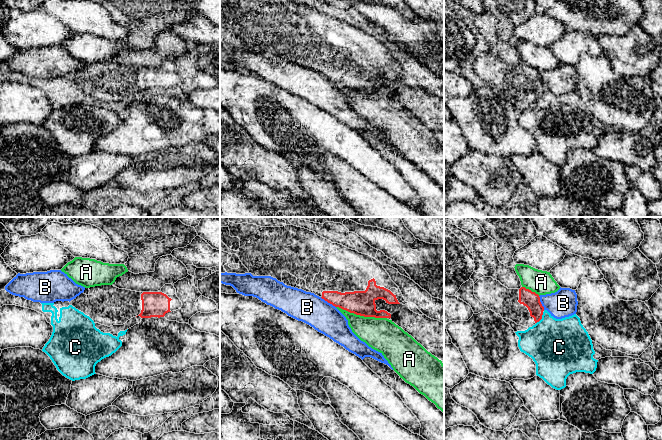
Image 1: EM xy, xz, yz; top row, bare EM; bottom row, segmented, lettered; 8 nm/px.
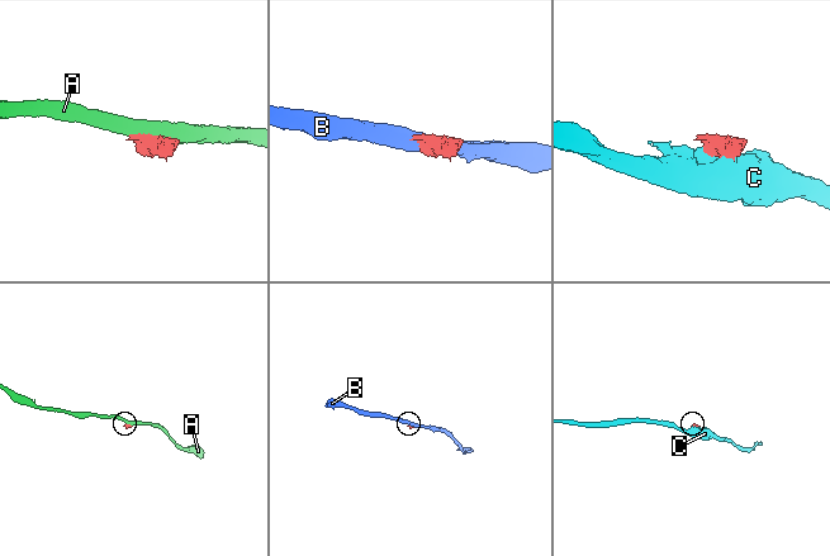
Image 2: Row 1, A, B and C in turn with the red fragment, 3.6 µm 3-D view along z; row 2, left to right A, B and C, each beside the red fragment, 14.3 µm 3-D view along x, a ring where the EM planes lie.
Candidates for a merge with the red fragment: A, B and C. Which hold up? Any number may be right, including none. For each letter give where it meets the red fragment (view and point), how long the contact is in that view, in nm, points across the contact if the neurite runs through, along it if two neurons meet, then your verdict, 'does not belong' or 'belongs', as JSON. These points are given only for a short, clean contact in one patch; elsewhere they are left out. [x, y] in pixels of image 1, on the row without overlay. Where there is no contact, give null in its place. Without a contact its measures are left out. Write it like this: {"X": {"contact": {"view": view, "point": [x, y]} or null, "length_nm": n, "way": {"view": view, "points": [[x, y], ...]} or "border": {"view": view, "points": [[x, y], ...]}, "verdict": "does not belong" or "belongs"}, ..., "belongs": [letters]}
{"A": {"contact": {"view": "xz", "point": [361, 91]}, "length_nm": 420, "verdict": "does not belong"}, "B": {"contact": {"view": "xz", "point": [328, 78]}, "length_nm": 150, "verdict": "does not belong"}, "C": {"contact": {"view": "yz", "point": [541, 94]}, "length_nm": 110, "verdict": "does not belong"}, "belongs": []}

